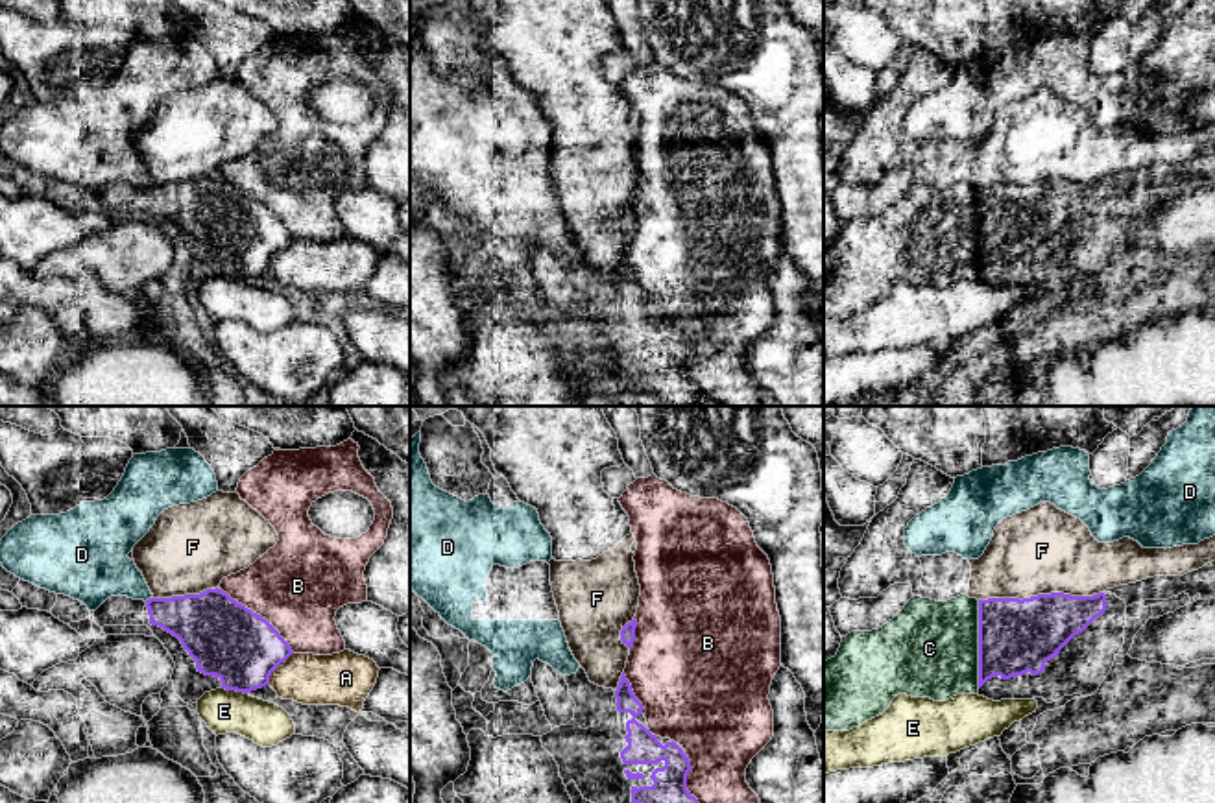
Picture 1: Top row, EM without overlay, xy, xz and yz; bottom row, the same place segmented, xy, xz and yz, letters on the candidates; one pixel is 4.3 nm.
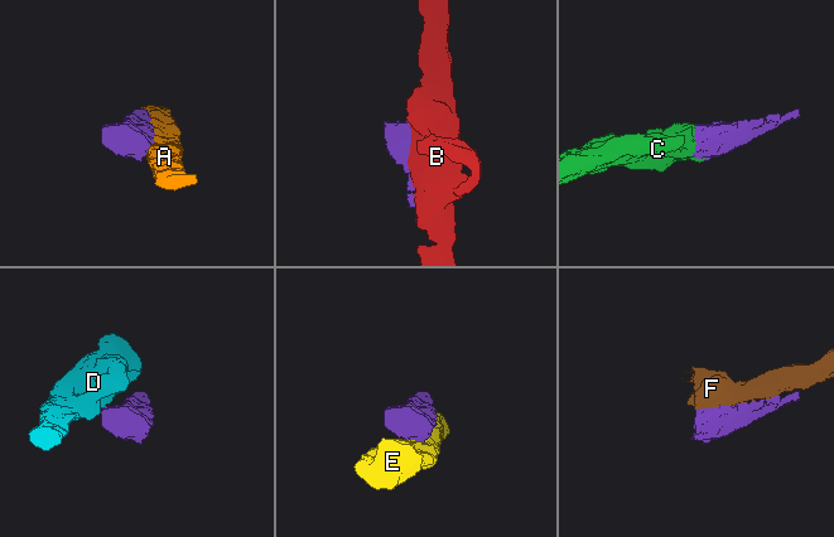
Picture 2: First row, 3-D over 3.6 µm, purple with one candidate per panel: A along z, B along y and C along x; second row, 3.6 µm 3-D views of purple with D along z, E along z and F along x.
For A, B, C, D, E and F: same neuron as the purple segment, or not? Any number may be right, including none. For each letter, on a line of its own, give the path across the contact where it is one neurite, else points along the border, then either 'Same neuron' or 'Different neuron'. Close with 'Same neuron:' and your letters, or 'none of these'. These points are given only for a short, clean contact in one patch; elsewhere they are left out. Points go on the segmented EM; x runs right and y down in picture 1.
A: Different neuron
B: Different neuron
C: Same neuron
D: Boundary: xy (152, 597), (144, 600). Different neuron
E: Different neuron
F: Different neuron
Same neuron: C

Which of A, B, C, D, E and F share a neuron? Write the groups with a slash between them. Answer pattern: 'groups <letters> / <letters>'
groups A / B / C / D / E / F

